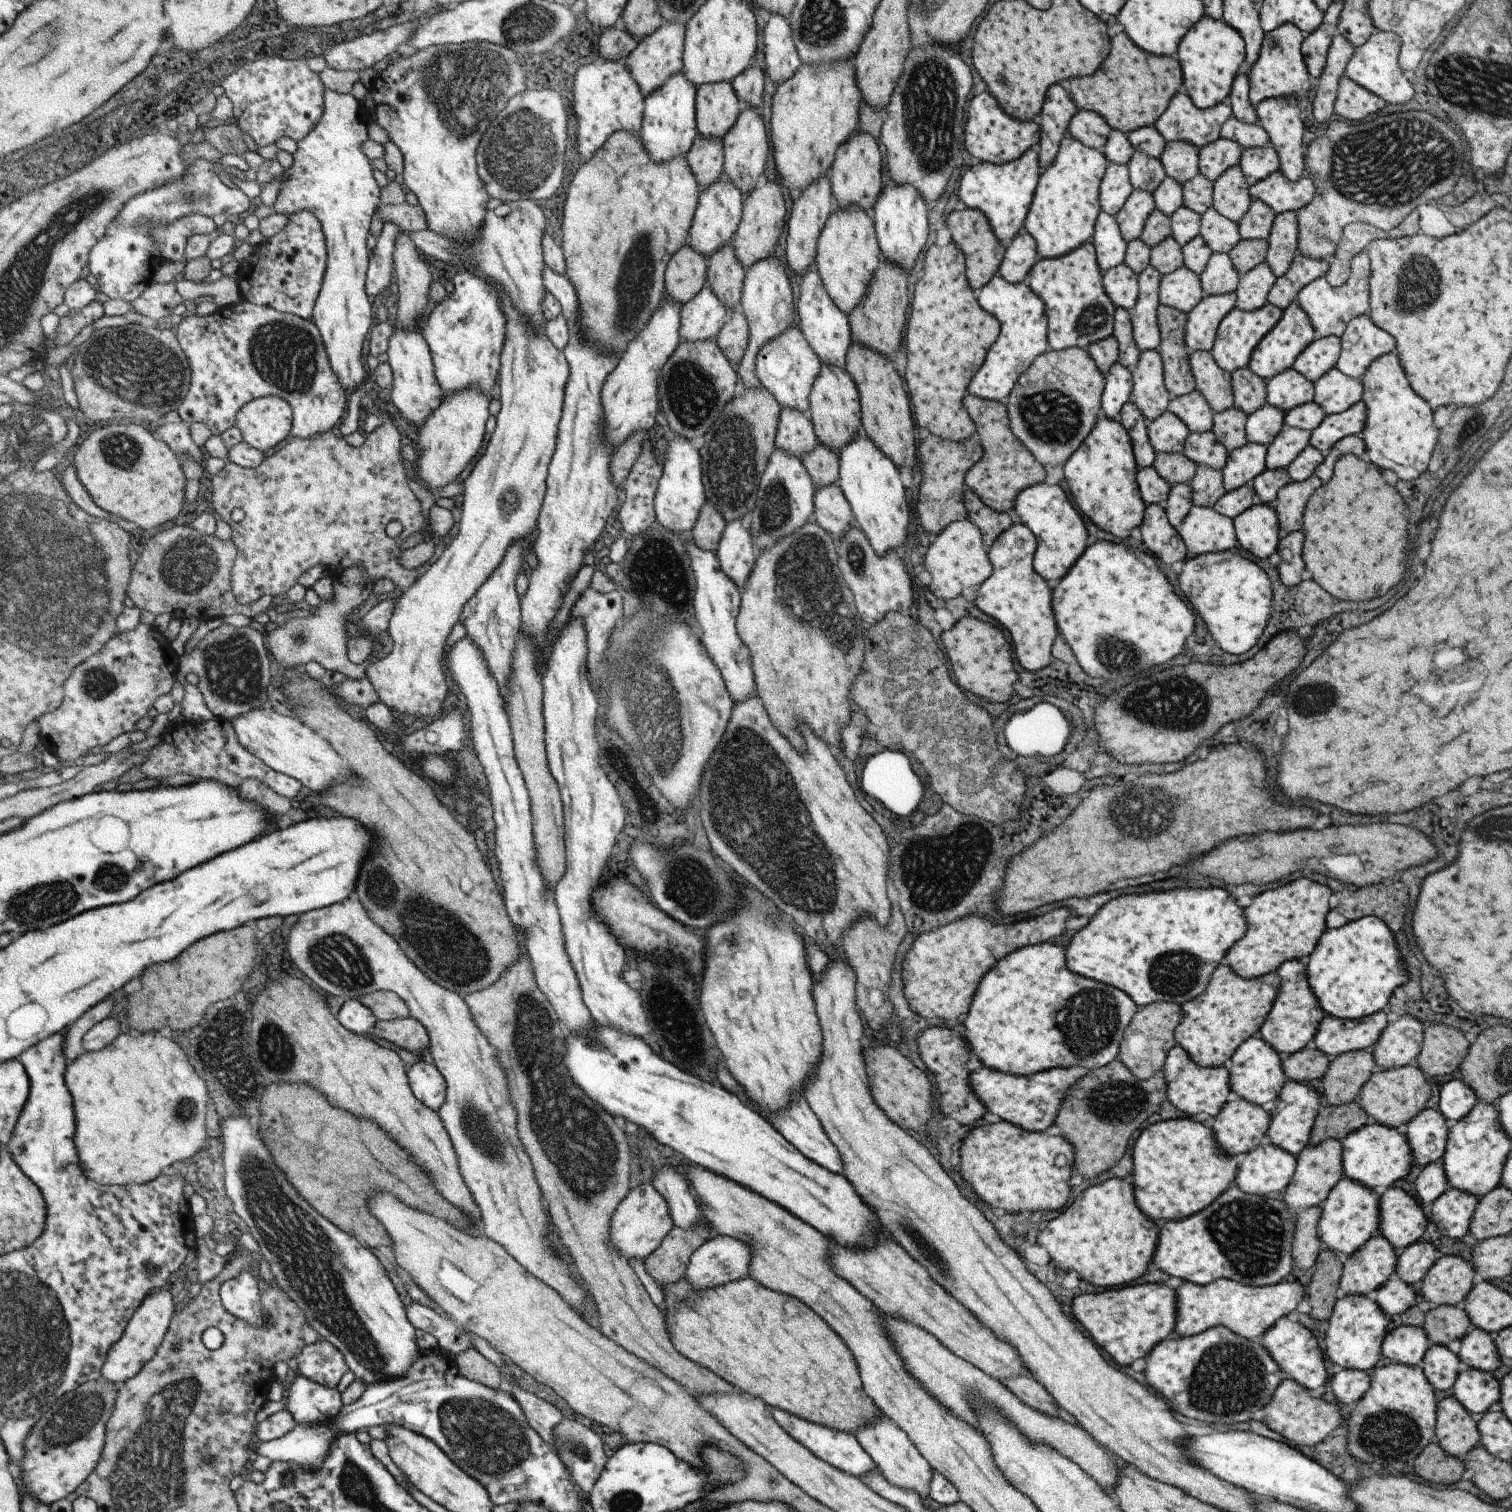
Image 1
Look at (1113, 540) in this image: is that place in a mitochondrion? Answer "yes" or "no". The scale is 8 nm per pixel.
no

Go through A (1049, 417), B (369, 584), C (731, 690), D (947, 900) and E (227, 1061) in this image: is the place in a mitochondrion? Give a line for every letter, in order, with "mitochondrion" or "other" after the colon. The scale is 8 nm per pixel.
A: mitochondrion
B: other
C: other
D: mitochondrion
E: mitochondrion

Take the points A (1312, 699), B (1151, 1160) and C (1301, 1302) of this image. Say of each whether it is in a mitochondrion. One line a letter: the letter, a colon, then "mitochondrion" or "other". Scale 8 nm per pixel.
A: mitochondrion
B: other
C: other

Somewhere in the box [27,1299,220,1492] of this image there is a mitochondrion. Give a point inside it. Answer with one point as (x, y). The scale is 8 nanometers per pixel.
(76, 1417)

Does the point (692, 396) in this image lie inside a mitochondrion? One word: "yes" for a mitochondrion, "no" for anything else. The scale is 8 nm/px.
yes

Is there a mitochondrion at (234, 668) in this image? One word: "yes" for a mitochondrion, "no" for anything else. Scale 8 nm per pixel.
yes

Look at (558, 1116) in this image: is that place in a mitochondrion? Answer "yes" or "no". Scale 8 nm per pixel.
yes

